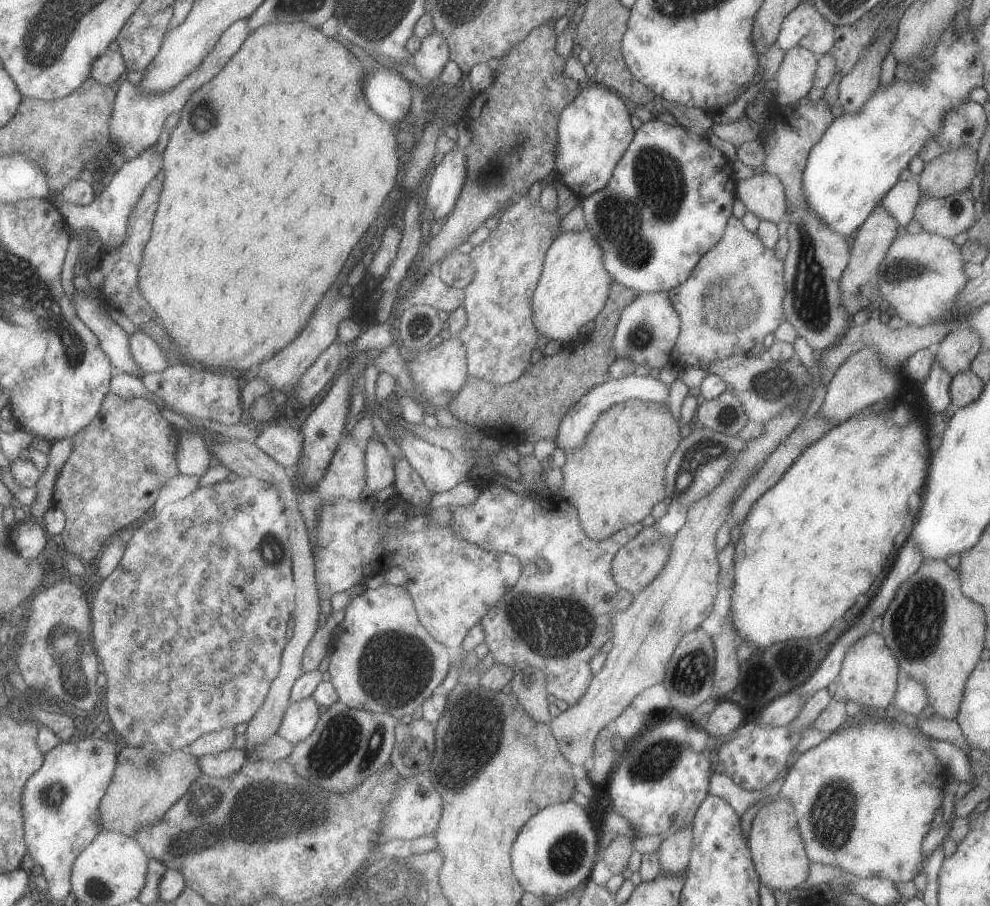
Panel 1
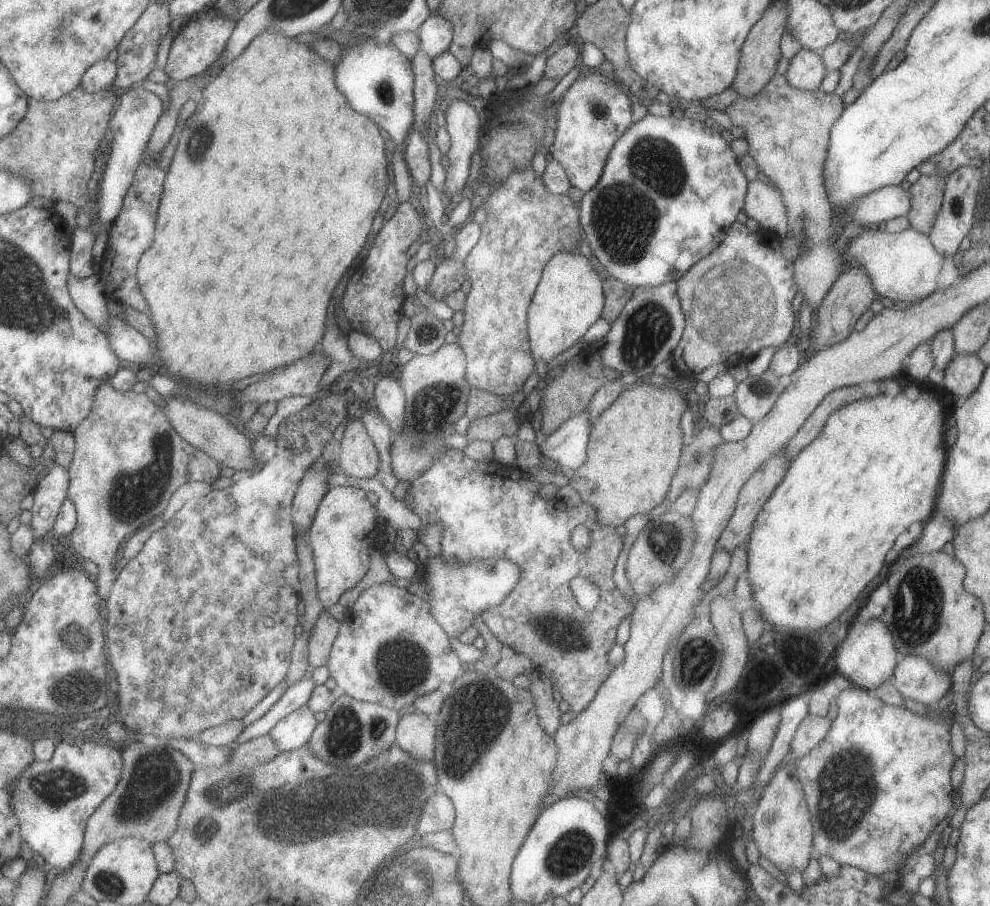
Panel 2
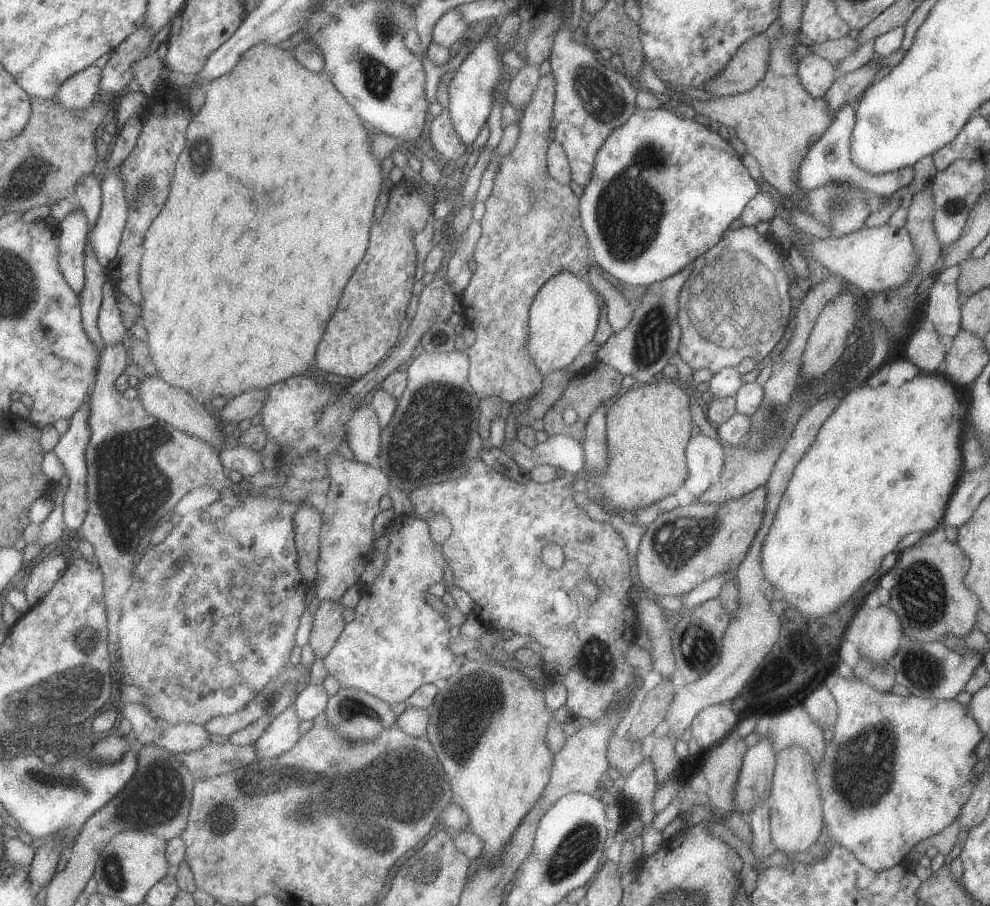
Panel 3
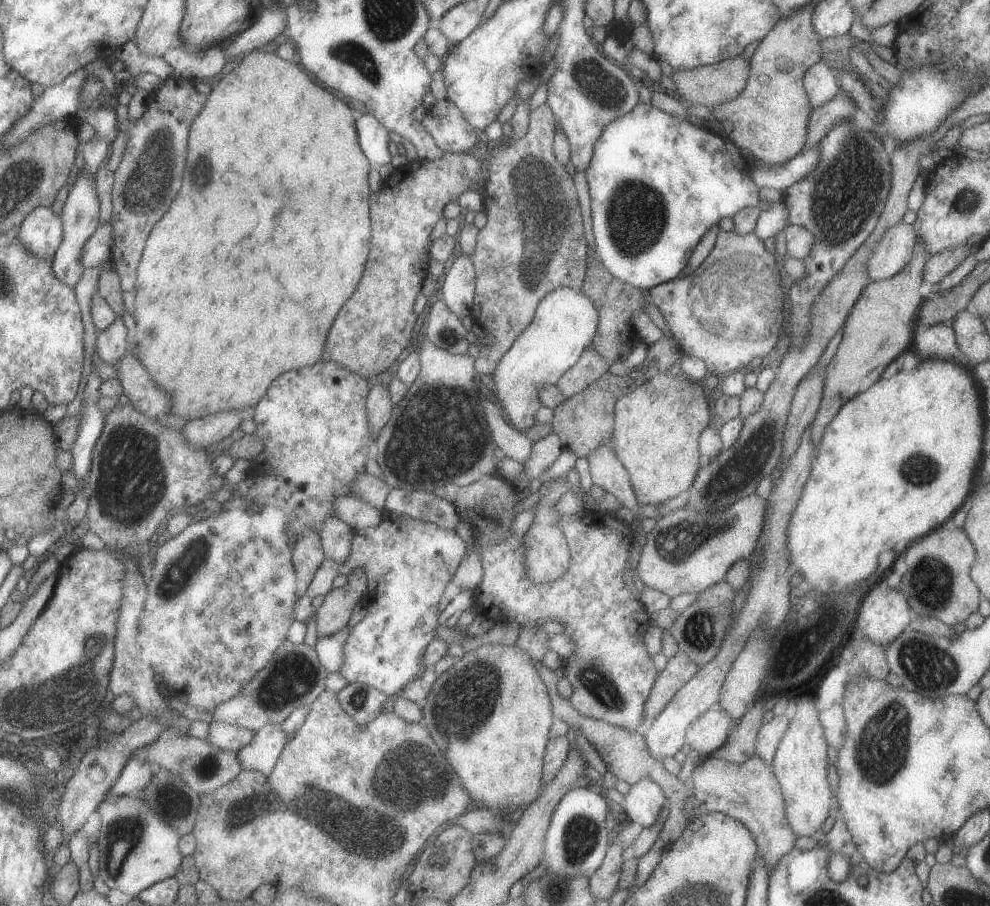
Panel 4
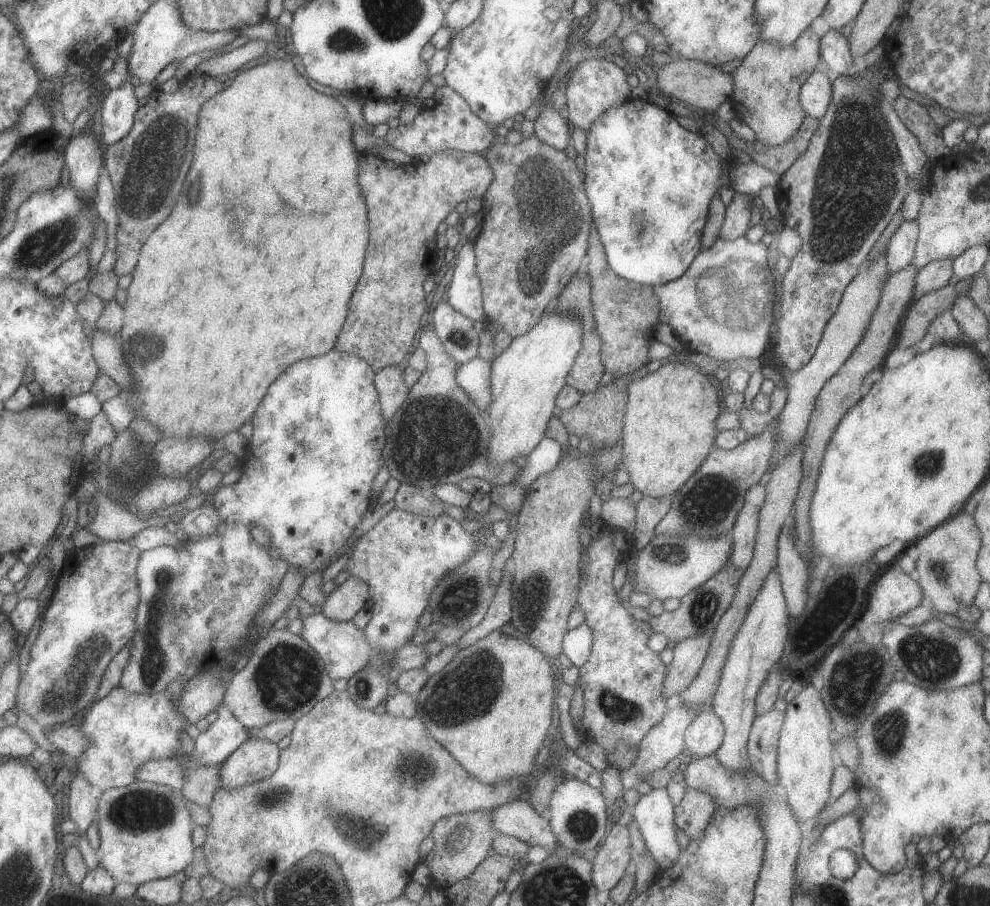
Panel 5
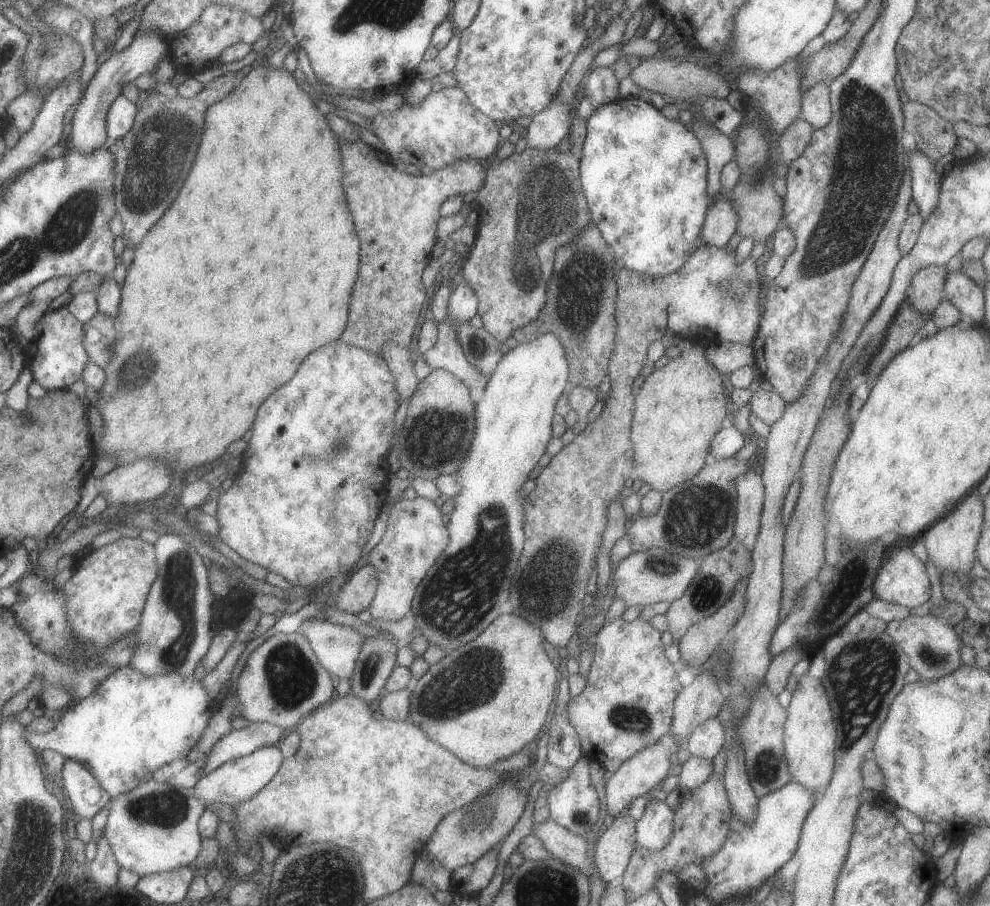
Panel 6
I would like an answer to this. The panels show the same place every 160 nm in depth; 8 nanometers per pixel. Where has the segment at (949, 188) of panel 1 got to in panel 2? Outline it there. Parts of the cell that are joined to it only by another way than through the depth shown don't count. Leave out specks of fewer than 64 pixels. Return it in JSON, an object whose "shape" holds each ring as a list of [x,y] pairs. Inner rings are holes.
{"shape":[[[922,175],[911,184],[911,207],[908,211],[910,228],[920,234],[929,236],[932,232],[935,217],[941,211],[946,188],[946,177]]]}

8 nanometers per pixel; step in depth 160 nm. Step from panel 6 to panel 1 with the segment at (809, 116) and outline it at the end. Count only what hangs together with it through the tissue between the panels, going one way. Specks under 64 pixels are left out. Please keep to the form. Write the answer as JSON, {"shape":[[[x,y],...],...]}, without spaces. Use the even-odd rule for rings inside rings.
{"shape":[[[804,47],[788,49],[771,85],[777,89],[777,101],[788,106],[808,96],[813,82],[819,56]]]}

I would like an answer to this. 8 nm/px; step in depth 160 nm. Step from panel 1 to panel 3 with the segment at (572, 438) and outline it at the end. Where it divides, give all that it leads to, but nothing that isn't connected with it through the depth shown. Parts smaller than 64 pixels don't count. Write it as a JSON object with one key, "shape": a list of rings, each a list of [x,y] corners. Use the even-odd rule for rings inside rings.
{"shape":[[[548,436],[536,448],[526,446],[523,440],[507,440],[504,449],[510,453],[521,468],[532,471],[536,466],[554,466],[563,475],[572,476],[584,471],[586,456],[583,444],[570,436]]]}

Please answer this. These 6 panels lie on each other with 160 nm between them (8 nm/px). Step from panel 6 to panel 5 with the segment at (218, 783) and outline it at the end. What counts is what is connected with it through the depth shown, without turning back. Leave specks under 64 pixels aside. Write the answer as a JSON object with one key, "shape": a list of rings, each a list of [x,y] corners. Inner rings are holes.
{"shape":[[[254,737],[221,765],[223,786],[237,789],[273,777],[279,771],[282,758],[283,749],[278,743]]]}

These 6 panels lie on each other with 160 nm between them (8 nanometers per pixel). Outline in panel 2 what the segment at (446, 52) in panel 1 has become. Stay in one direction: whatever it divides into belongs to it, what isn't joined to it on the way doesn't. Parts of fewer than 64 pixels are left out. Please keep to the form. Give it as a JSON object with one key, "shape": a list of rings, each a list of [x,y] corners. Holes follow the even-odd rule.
{"shape":[[[434,15],[420,28],[423,48],[435,60],[443,52],[451,50],[455,41],[455,24],[444,15]]]}

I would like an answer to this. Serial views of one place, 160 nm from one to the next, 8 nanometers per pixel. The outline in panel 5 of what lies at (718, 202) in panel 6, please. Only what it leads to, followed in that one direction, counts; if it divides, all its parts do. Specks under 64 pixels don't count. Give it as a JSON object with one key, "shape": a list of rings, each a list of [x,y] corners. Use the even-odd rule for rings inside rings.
{"shape":[[[736,193],[725,208],[725,219],[722,223],[719,236],[727,241],[744,237],[750,226],[752,200],[746,200],[745,193]]]}

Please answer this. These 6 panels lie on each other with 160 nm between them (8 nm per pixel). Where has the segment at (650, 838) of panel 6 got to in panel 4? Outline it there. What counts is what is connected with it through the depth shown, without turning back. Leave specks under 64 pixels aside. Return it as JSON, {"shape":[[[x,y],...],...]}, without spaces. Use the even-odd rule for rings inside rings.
{"shape":[[[648,777],[632,785],[623,800],[622,806],[628,822],[649,827],[659,818],[666,816],[667,796],[662,787]]]}

